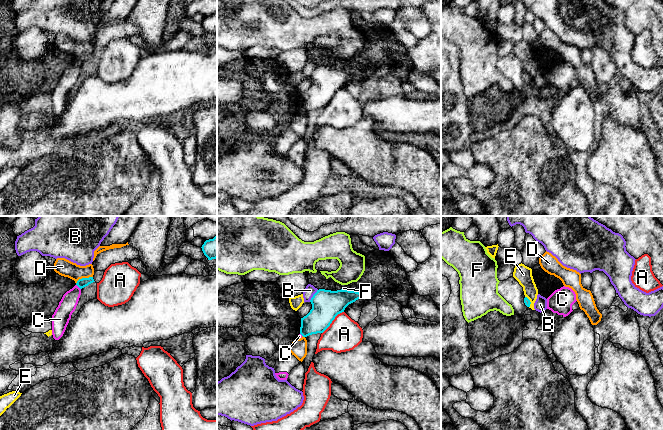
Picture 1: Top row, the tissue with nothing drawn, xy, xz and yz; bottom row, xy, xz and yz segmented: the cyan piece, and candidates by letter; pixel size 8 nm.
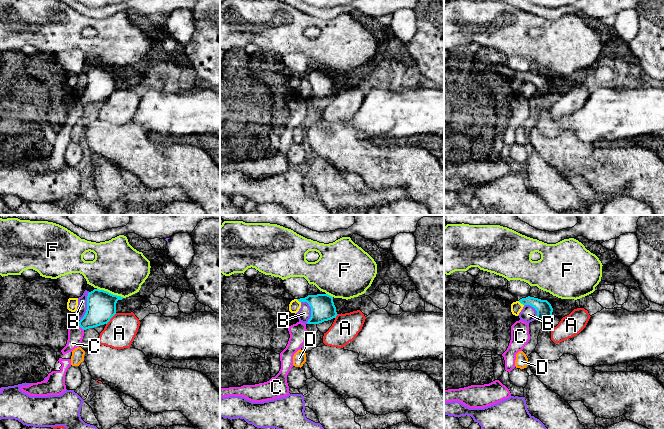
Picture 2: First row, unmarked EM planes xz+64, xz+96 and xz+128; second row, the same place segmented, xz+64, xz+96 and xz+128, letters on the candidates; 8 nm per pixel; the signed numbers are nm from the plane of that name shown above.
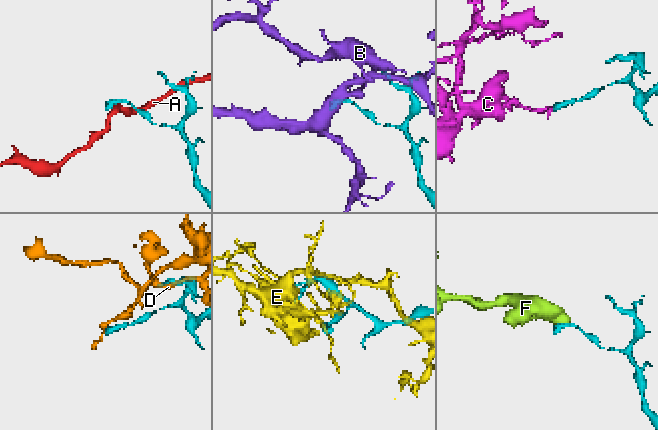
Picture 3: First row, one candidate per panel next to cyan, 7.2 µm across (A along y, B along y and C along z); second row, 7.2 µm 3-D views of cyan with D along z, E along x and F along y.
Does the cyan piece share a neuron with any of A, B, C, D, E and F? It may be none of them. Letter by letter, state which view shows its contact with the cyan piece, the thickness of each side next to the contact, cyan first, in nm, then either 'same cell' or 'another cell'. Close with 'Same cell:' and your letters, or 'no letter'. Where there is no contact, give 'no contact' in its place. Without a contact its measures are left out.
A: meets cyan in xz; 240 nm thick on the cyan side, 280 nm on the other; another cell
B: meets cyan in xz; 240 nm thick on the cyan side, 90 nm on the other; another cell
C: meets cyan in xy; 80 nm thick on the cyan side, 140 nm on the other; another cell
D: meets cyan in xy; 80 nm thick on the cyan side, 140 nm on the other; another cell
E: meets cyan in yz; 50 nm thick on the cyan side, 140 nm on the other; another cell
F: meets cyan in xz; 240 nm thick on the cyan side, 20 nm on the other; another cell
Same cell: no letter

